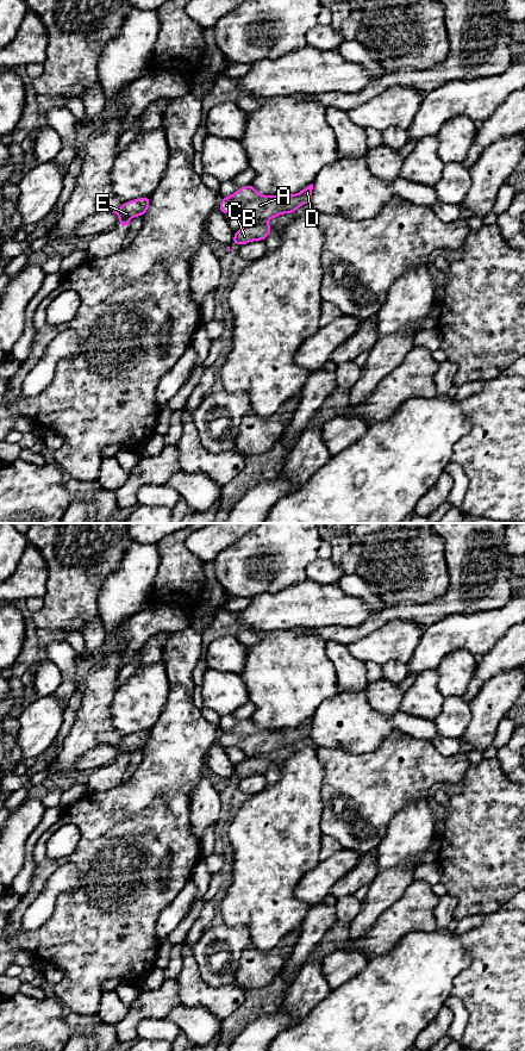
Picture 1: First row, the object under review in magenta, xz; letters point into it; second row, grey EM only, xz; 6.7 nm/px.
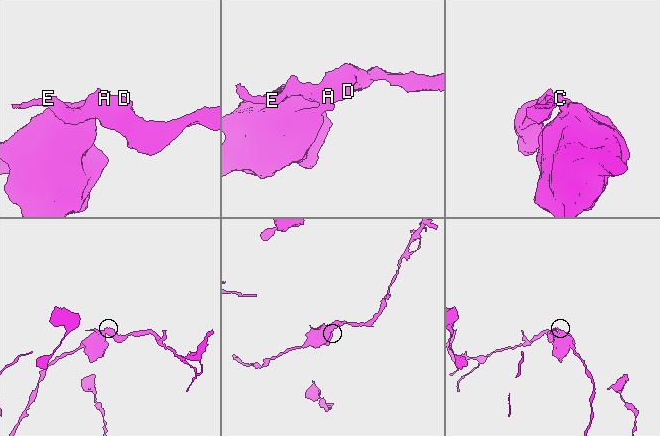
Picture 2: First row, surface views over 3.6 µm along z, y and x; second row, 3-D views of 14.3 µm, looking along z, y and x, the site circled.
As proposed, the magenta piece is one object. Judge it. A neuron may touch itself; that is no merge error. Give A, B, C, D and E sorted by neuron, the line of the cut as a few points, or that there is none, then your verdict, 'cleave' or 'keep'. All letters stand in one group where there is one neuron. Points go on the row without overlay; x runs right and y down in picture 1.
groups A B D E / C; cut xz (257, 756), (247, 758); cleave

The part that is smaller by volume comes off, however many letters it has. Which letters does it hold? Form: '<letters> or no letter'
A, B, D, E

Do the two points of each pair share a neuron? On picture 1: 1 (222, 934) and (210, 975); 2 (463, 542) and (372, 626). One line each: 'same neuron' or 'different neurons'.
1: same neuron
2: same neuron

